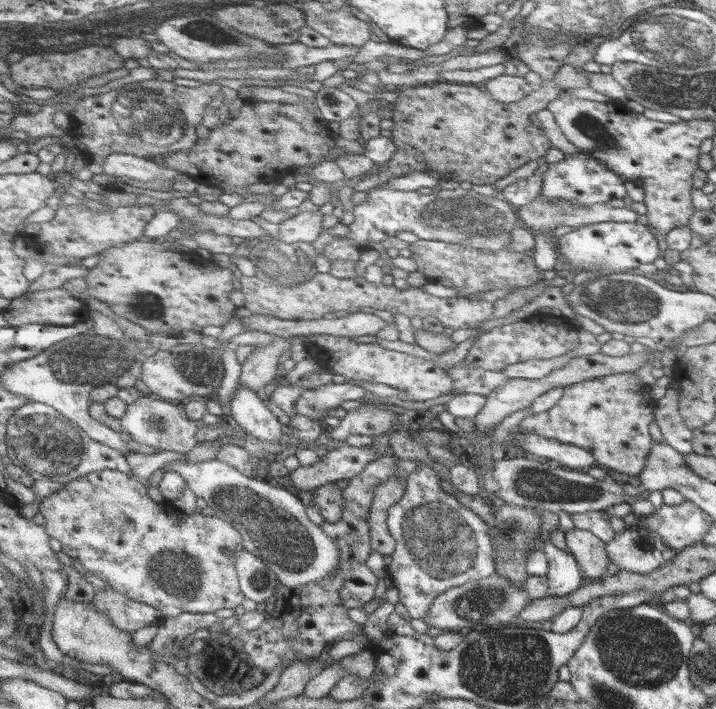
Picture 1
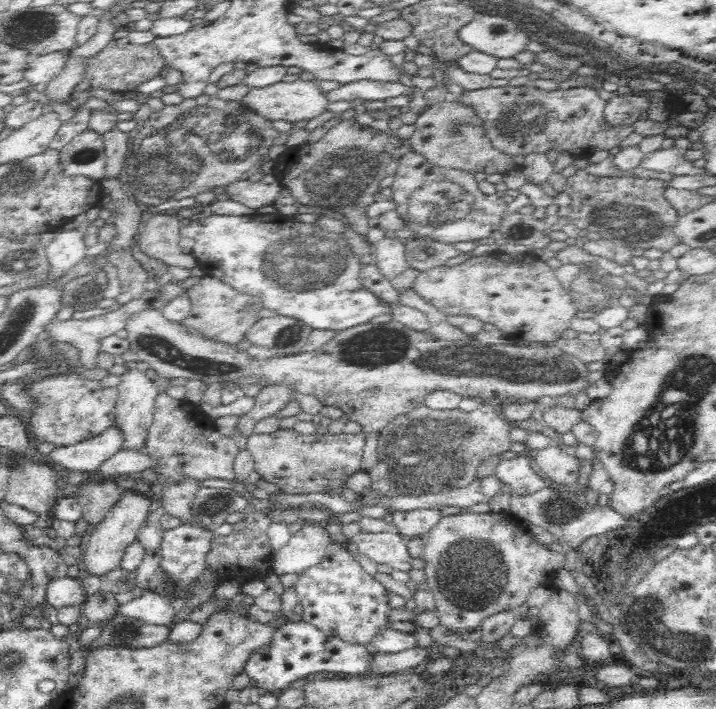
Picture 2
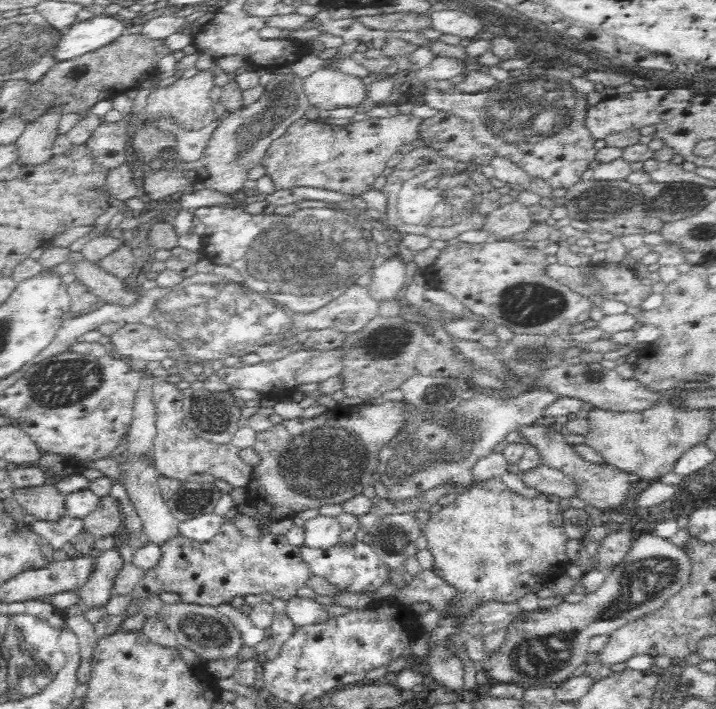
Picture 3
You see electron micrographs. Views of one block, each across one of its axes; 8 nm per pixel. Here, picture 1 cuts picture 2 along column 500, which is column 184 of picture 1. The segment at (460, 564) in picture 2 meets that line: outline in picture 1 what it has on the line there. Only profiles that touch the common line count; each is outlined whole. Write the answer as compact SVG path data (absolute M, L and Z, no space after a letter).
M108 469L86 474L77 480L64 484L64 488L52 494L52 496L43 497L40 501L39 512L47 520L47 523L44 524L47 534L51 538L56 538L62 544L64 554L80 562L88 573L96 575L98 578L108 582L110 588L116 592L132 600L153 606L160 614L175 617L183 612L206 614L222 611L230 613L241 609L241 604L244 602L246 596L243 594L242 587L239 585L239 575L234 564L235 552L243 549L243 534L240 534L240 531L236 530L235 526L232 526L231 523L215 515L204 517L201 514L187 514L181 512L173 505L171 507L171 503L168 503L168 508L156 504L148 495L147 488L144 487L144 484L136 476L124 474L118 470Z

